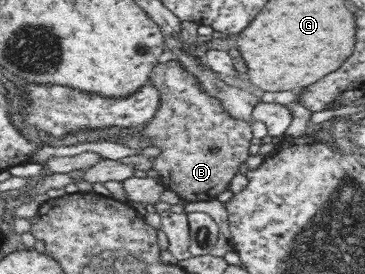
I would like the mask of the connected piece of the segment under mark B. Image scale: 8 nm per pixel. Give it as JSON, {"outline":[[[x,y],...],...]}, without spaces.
{"outline":[[[172,59],[167,63],[158,63],[149,76],[152,87],[156,87],[159,93],[159,109],[155,112],[152,120],[138,130],[141,139],[148,141],[148,144],[141,148],[156,147],[159,154],[148,157],[151,167],[158,172],[158,181],[167,190],[174,191],[178,197],[186,202],[210,201],[218,199],[219,195],[226,190],[230,190],[233,178],[240,174],[240,166],[244,164],[252,139],[252,128],[247,122],[238,120],[224,108],[220,100],[208,95],[198,82],[196,76],[183,69],[182,63],[178,59]]]}

